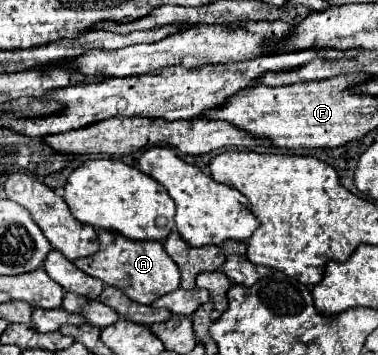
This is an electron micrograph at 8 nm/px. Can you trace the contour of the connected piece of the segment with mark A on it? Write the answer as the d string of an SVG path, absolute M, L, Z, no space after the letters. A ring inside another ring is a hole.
M97 231L97 235L99 235L101 249L91 257L83 257L83 259L75 261L75 265L81 271L89 273L91 277L101 279L107 285L113 285L113 287L125 291L125 295L131 301L137 301L143 305L151 305L157 297L167 295L179 287L179 283L181 283L179 269L173 263L173 259L167 257L163 243L131 241L113 231Z

